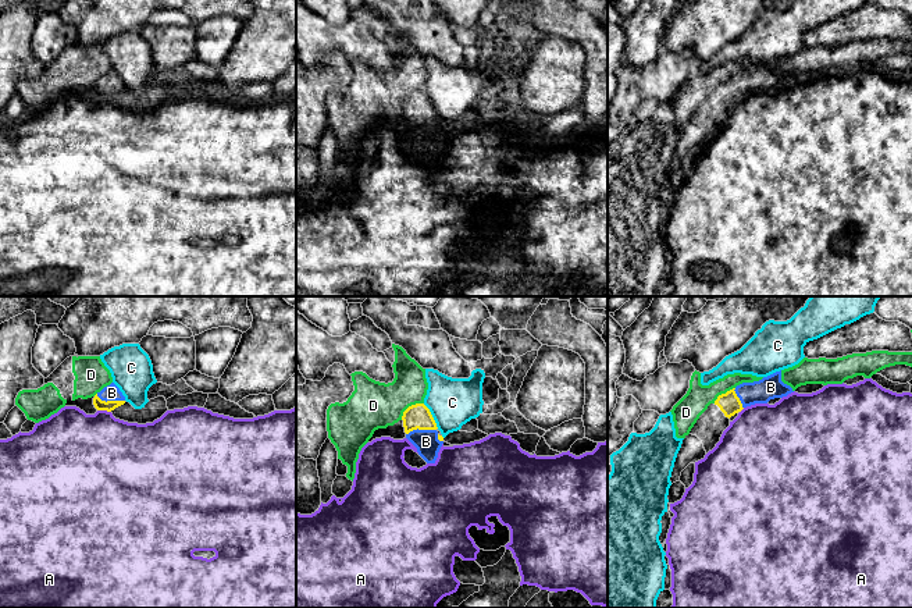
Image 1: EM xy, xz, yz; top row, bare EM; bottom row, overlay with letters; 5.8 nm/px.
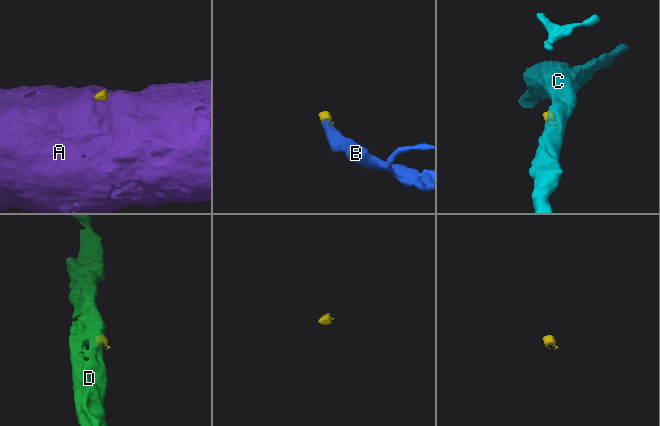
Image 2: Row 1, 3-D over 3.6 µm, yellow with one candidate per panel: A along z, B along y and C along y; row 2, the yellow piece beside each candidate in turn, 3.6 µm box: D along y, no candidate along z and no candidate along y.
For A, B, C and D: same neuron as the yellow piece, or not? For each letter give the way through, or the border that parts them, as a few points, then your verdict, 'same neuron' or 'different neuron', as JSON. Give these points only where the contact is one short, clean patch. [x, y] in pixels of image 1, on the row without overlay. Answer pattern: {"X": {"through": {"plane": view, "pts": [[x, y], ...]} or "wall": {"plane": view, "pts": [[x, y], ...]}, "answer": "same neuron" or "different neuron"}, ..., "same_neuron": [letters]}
{"A": {"wall": {"plane": "xy", "pts": [[98, 98], [110, 100]]}, "answer": "different neuron"}, "B": {"through": {"plane": "xz", "pts": [[417, 105], [420, 117], [426, 130]]}, "answer": "same neuron"}, "C": {"wall": {"plane": "xz", "pts": [[423, 92], [438, 116]]}, "answer": "different neuron"}, "D": {"wall": {"plane": "xz", "pts": [[423, 91], [410, 93], [401, 107]]}, "answer": "different neuron"}, "same_neuron": ["B"]}

